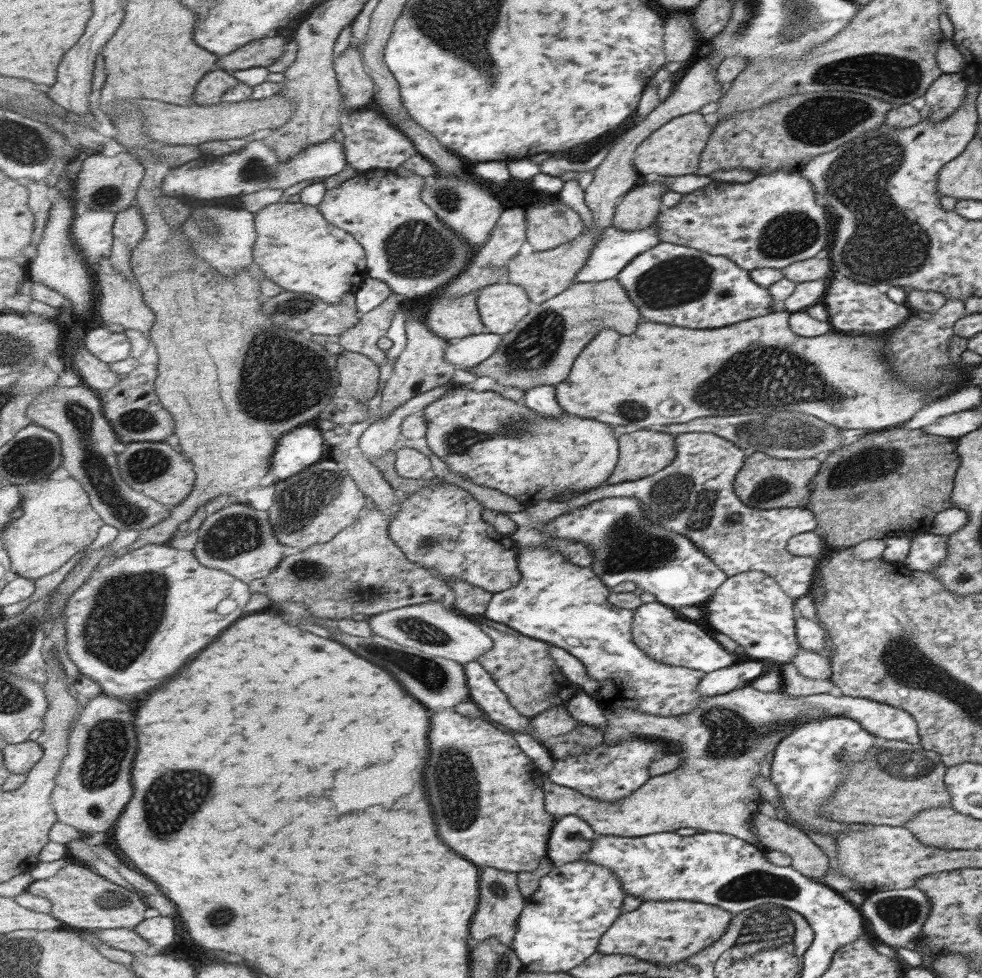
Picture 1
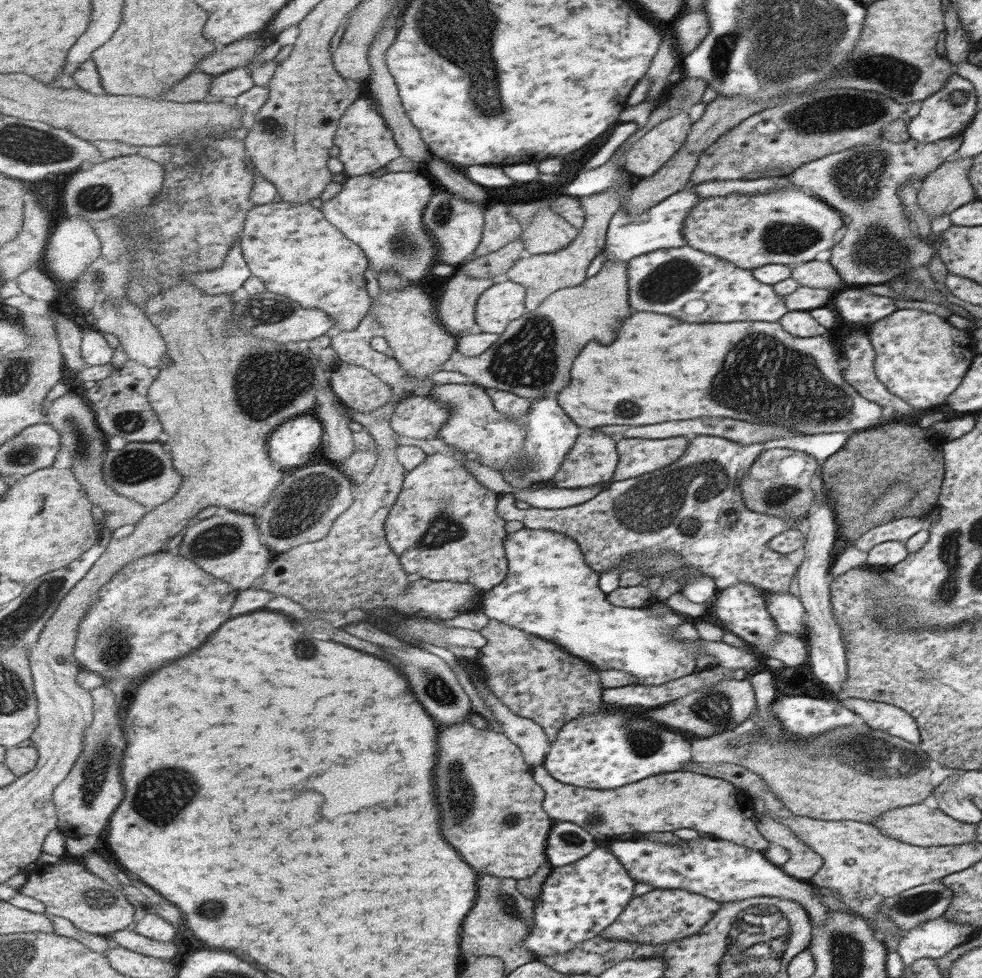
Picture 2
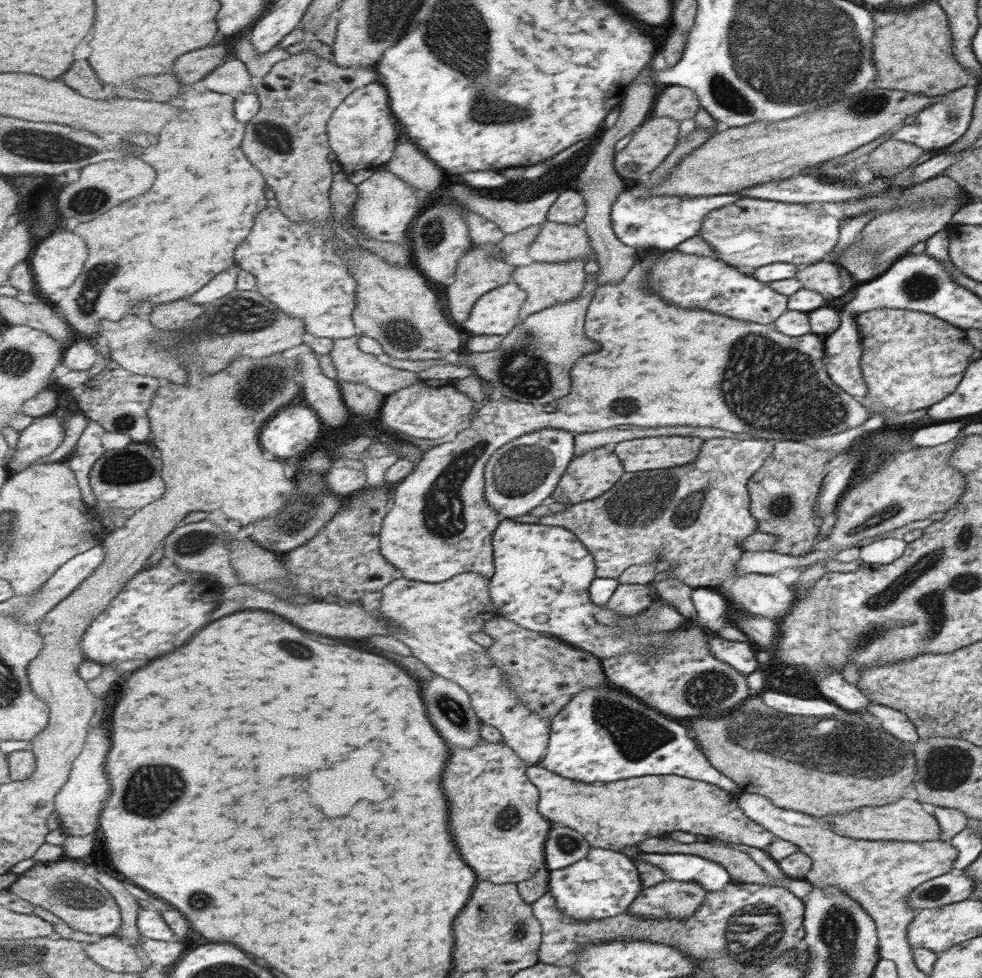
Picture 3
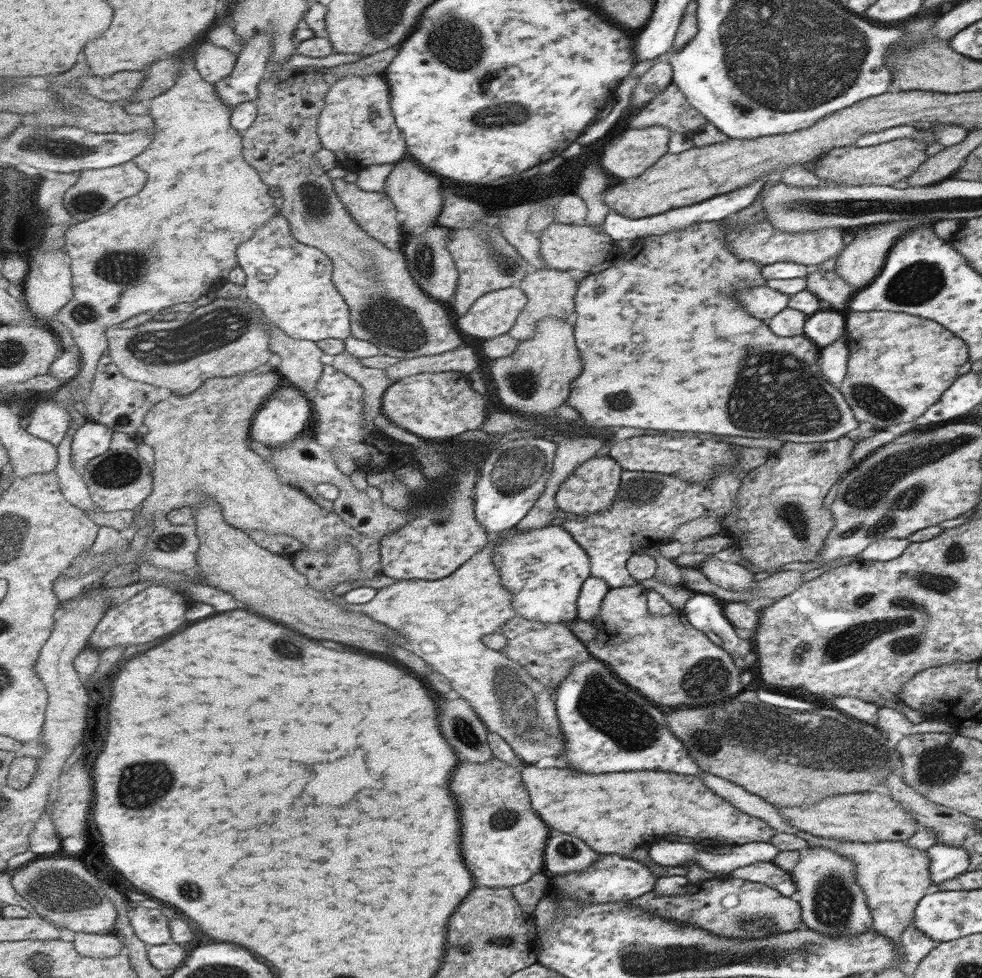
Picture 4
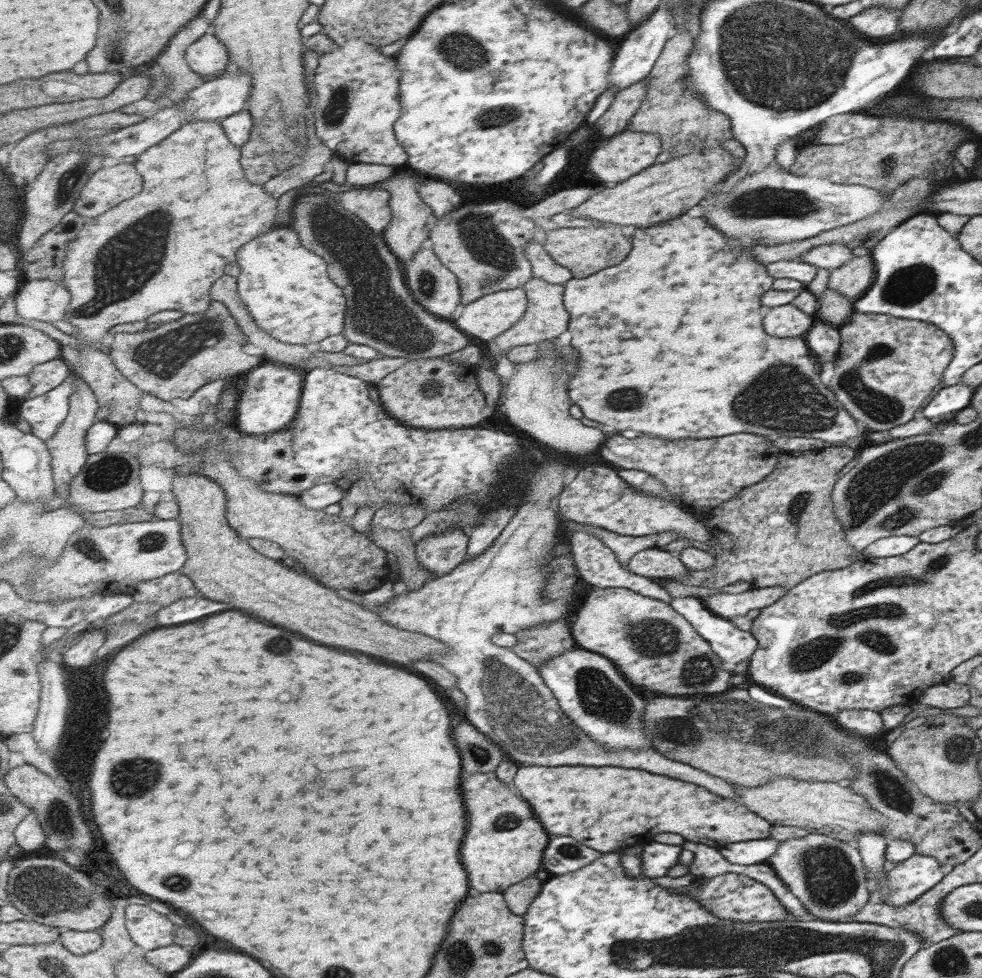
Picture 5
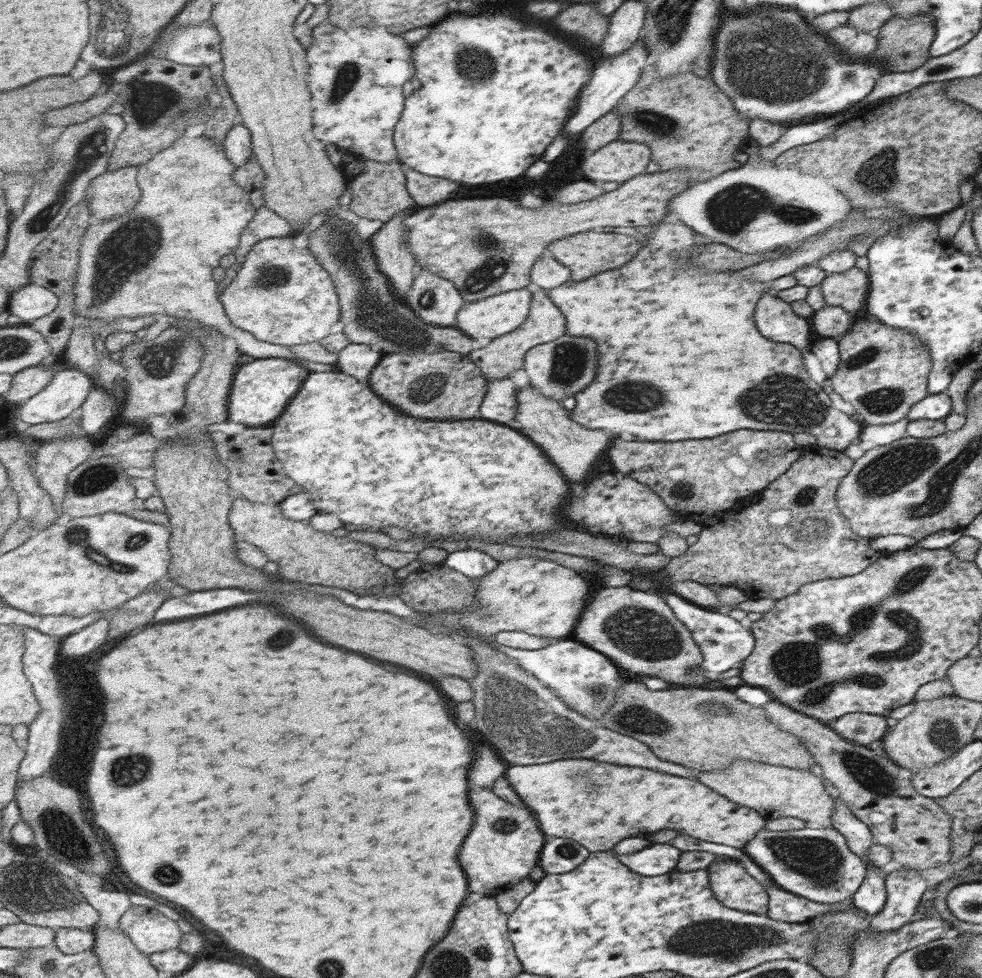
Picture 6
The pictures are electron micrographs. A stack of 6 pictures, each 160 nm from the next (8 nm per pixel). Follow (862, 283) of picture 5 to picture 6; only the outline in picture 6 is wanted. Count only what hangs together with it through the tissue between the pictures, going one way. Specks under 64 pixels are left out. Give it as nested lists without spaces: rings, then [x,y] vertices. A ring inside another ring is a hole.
[[[859,268],[827,274],[819,286],[827,306],[840,306],[855,319],[855,312],[866,302],[869,294],[869,274]]]

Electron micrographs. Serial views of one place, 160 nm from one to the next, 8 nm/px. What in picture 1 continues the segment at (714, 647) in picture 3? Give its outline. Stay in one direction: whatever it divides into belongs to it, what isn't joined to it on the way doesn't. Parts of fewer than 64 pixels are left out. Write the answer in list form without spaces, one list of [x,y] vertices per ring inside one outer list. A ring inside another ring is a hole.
[[[540,544],[517,547],[519,574],[522,574],[515,587],[494,593],[484,618],[508,627],[513,627],[518,634],[542,640],[545,643],[563,648],[575,656],[585,667],[586,675],[597,682],[597,695],[594,700],[607,710],[607,706],[630,708],[653,716],[679,716],[695,710],[706,698],[695,692],[704,672],[661,664],[651,660],[640,648],[635,646],[631,636],[633,610],[617,608],[609,602],[609,589],[602,580],[589,568],[573,566],[559,555],[555,548],[546,548]]]

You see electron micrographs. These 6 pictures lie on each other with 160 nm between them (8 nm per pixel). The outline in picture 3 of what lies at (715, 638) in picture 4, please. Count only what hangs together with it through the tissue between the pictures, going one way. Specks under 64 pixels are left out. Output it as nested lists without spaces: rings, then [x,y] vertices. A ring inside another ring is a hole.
[[[696,587],[690,592],[690,599],[695,609],[696,621],[711,633],[719,628],[732,626],[725,622],[725,618],[721,618],[721,614],[725,614],[727,610],[725,600],[711,588]]]

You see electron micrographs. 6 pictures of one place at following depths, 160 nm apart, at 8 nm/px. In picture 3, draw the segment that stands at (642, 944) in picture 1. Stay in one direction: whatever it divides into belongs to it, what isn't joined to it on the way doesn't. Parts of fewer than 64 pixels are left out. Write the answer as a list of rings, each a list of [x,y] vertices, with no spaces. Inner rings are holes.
[[[664,879],[643,888],[626,912],[638,918],[684,918],[700,907],[706,891],[697,882]]]

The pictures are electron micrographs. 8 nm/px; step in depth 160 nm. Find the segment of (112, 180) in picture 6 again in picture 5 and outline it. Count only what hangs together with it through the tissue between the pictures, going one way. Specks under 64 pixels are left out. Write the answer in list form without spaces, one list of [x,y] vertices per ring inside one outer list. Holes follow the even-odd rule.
[[[133,163],[101,167],[83,187],[75,201],[74,212],[93,219],[137,196],[141,190],[143,175],[135,170]]]

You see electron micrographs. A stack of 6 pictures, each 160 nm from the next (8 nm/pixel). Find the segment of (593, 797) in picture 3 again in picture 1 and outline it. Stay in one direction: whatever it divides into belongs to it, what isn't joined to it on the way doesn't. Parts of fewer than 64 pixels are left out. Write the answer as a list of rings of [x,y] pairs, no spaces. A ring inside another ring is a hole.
[[[755,685],[735,689],[721,696],[706,697],[695,710],[690,710],[690,712],[679,716],[653,716],[652,714],[644,714],[639,710],[630,710],[630,708],[616,708],[614,705],[607,706],[607,710],[604,712],[608,722],[606,731],[603,732],[606,744],[622,740],[622,738],[634,738],[634,736],[663,740],[669,746],[680,746],[683,764],[672,771],[650,777],[651,780],[646,780],[638,790],[634,790],[625,798],[620,798],[618,802],[593,800],[589,796],[583,796],[575,789],[551,784],[551,781],[546,779],[547,773],[544,773],[541,788],[546,788],[546,811],[557,818],[567,815],[578,816],[580,819],[586,820],[597,835],[638,837],[673,832],[677,828],[692,828],[698,832],[720,832],[739,837],[743,841],[753,842],[753,836],[749,836],[749,832],[747,832],[747,822],[751,820],[753,812],[757,810],[757,802],[759,802],[760,792],[752,780],[759,776],[761,760],[765,758],[765,754],[774,752],[774,748],[778,746],[780,740],[791,734],[796,726],[816,718],[846,716],[851,720],[858,721],[873,736],[885,738],[885,740],[901,740],[901,742],[908,742],[912,746],[919,746],[920,742],[917,722],[910,713],[903,709],[870,699],[843,696],[838,693],[791,698],[781,689],[755,690]]]

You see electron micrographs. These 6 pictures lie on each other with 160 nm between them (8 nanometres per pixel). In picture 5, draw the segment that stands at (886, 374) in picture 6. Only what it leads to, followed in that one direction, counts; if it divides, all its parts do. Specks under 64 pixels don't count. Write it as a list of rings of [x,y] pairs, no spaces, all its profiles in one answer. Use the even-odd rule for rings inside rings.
[[[852,312],[849,318],[839,326],[838,331],[840,334],[840,345],[834,361],[833,375],[828,383],[831,384],[831,388],[834,390],[835,396],[838,397],[839,402],[843,404],[843,408],[846,408],[847,412],[850,412],[855,420],[859,420],[861,426],[868,432],[888,431],[899,425],[909,423],[910,420],[914,418],[913,414],[915,414],[917,410],[923,409],[926,404],[930,402],[929,398],[931,398],[933,390],[937,388],[939,382],[942,382],[944,371],[952,362],[951,359],[953,359],[954,356],[955,348],[951,337],[947,336],[947,333],[938,329],[935,325],[920,320],[902,319],[891,315]]]

